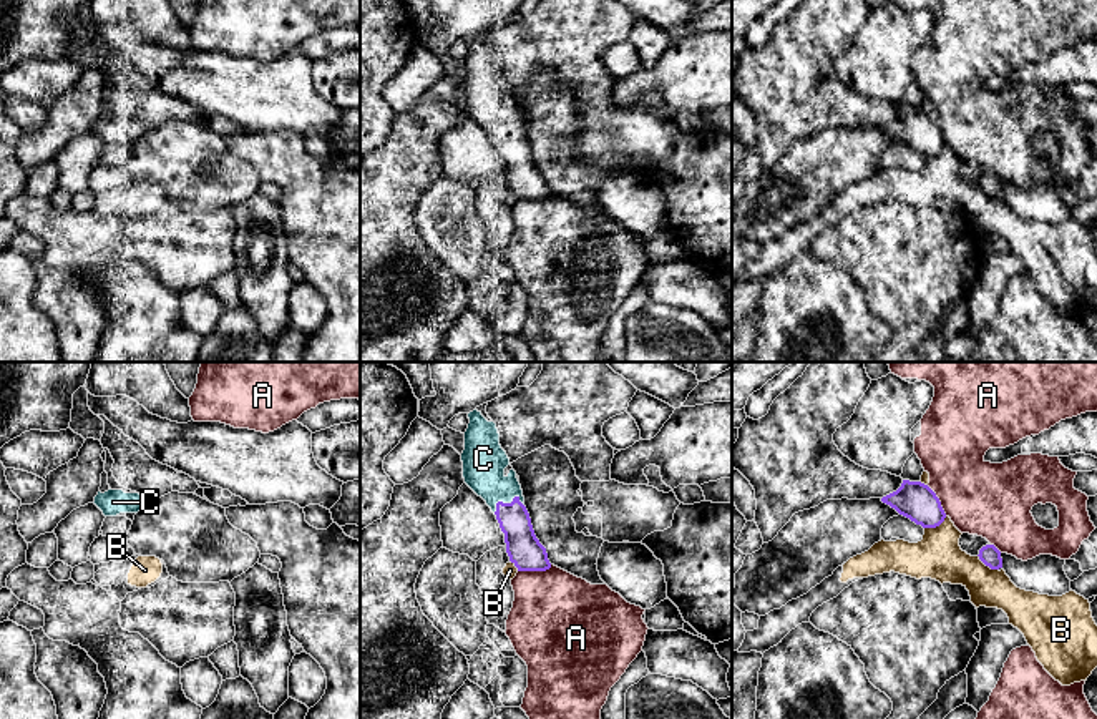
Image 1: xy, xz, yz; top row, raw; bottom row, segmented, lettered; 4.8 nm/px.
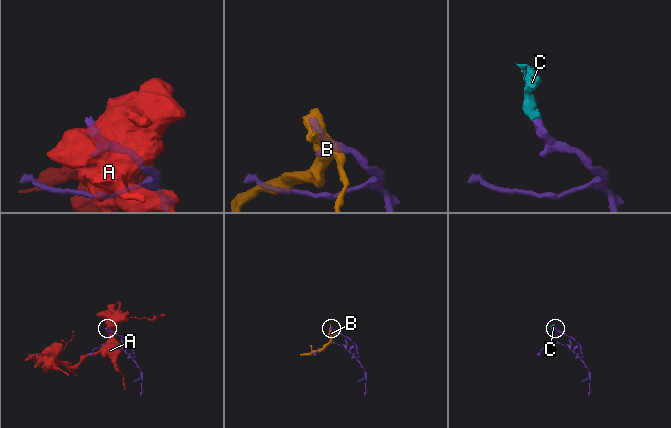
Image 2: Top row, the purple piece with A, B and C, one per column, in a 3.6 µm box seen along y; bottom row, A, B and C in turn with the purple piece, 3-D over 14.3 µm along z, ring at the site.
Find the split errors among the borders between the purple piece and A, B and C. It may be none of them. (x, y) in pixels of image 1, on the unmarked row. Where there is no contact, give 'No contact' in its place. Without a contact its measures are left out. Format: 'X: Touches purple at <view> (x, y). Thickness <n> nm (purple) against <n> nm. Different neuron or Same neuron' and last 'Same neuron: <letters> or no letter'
A: Touches purple at xz (535, 198). Thickness 160 nm (purple) against 440 nm. Different neuron
B: Touches purple at yz (935, 155). Thickness 190 nm (purple) against 220 nm. Different neuron
C: Touches purple at xz (505, 132). Thickness 160 nm (purple) against 200 nm. Same neuron
Same neuron: C

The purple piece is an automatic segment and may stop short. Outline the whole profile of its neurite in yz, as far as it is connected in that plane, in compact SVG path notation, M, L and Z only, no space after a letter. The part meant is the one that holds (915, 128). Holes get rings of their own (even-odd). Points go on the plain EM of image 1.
M903 108L901 115L881 130L923 156L936 156L946 146L936 121L921 110Z

